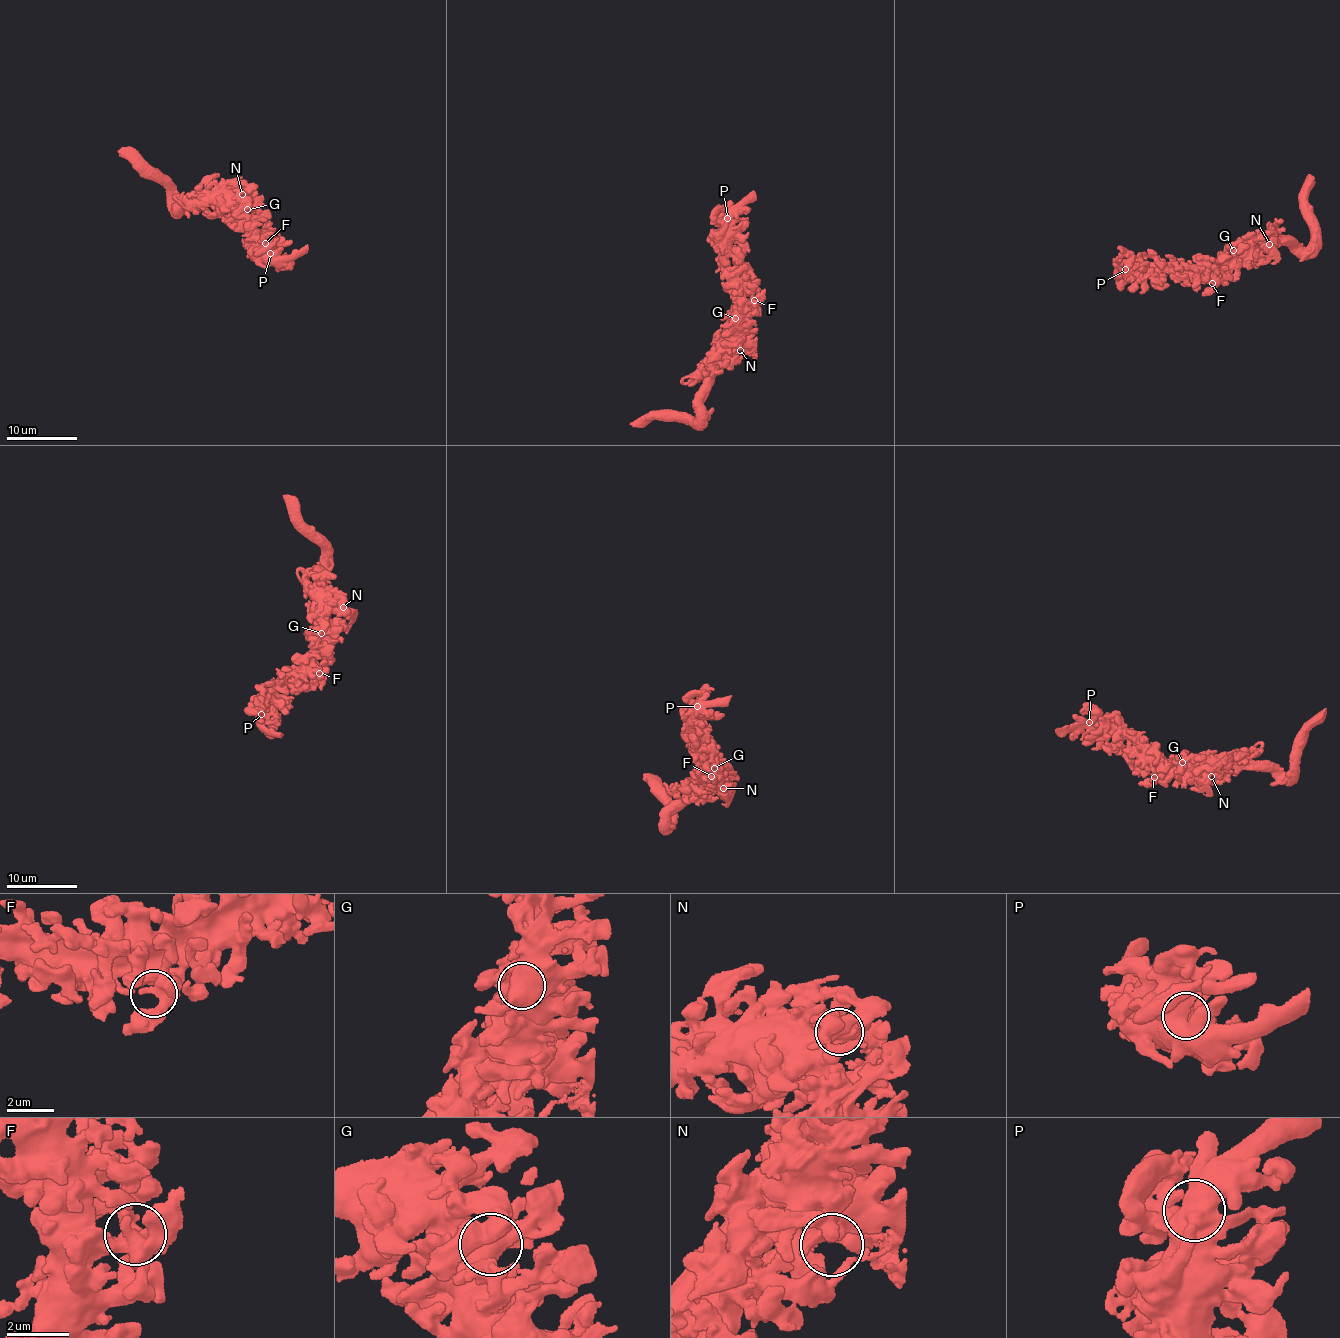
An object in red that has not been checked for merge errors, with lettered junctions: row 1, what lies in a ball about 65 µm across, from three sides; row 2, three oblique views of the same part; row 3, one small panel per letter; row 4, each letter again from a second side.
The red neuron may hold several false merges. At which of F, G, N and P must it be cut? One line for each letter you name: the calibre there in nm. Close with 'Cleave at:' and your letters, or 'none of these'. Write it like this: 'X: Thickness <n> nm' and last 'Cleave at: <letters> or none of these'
Cleave at: none of these

